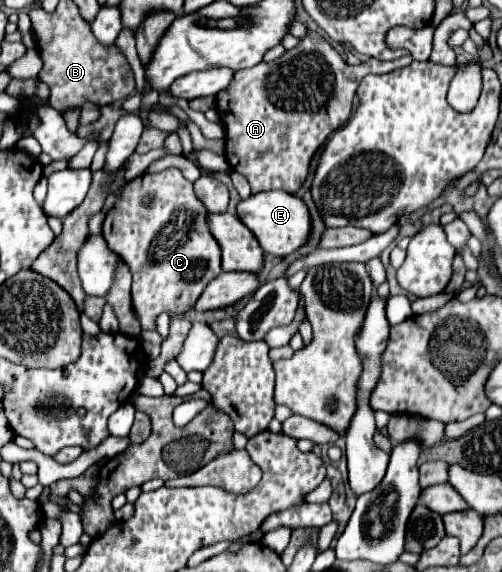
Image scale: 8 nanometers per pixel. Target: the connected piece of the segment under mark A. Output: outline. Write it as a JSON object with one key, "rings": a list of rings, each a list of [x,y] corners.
{"rings":[[[310,31],[296,49],[286,51],[280,59],[272,63],[258,63],[250,69],[238,71],[228,89],[218,93],[216,103],[220,119],[226,125],[226,159],[230,167],[248,179],[252,193],[282,189],[296,195],[310,173],[310,161],[316,151],[324,145],[328,135],[332,135],[350,119],[354,93],[362,77],[366,77],[368,73],[388,73],[406,67],[412,61],[414,59],[406,55],[394,61],[368,59],[360,65],[348,65],[324,37]]]}

